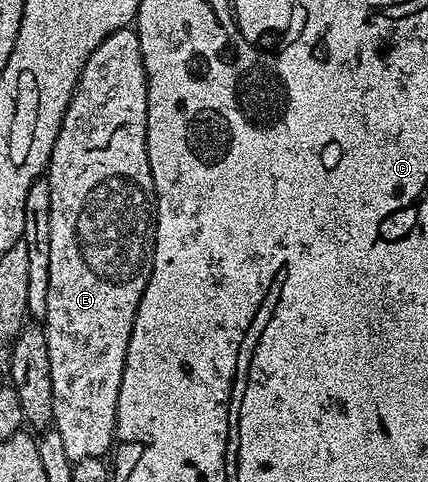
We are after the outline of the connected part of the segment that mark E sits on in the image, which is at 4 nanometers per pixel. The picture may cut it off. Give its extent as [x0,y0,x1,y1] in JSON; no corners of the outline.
[44,27,156,461]

